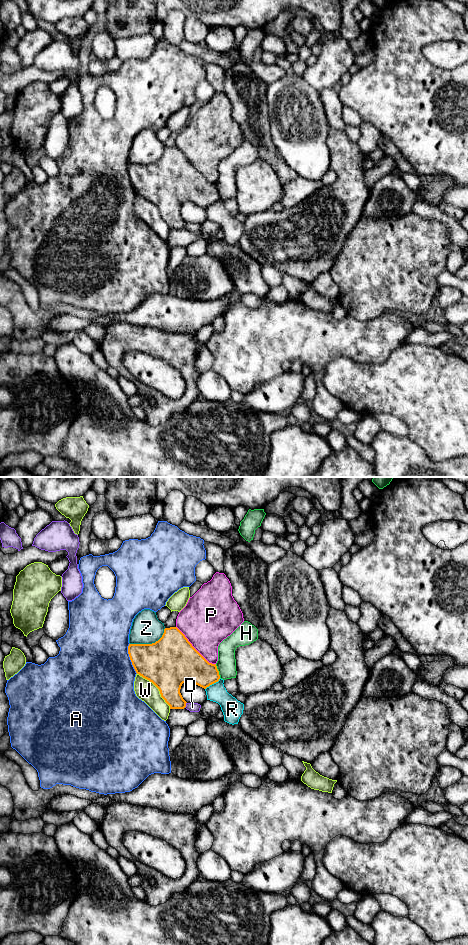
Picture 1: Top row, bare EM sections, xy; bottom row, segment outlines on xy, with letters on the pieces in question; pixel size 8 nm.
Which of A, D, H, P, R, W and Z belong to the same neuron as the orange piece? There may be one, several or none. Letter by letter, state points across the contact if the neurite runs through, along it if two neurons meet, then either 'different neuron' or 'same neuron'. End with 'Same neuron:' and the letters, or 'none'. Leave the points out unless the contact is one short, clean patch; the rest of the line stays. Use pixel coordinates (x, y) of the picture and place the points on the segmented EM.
A: different neuron
D: different neuron
H: different neuron
P: different neuron
R: along xy (220, 678), (205, 689) | different neuron
W: different neuron
Z: different neuron
Same neuron: none

